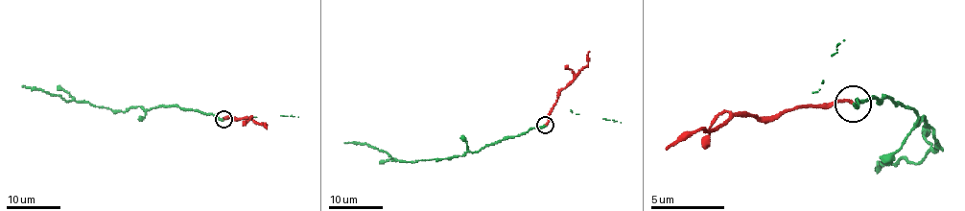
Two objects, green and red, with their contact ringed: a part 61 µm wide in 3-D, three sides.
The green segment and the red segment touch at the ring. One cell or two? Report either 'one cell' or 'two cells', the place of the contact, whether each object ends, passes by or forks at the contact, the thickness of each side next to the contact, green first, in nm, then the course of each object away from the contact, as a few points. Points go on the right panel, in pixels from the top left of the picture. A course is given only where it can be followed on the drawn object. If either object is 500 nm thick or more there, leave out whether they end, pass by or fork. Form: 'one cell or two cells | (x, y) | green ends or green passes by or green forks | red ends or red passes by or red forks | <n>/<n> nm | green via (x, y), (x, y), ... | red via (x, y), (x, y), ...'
two cells | (853, 104) | green ends | red ends | 240/220 nm | green via (852, 105), (886, 97), (913, 110), (917, 125), (925, 116), (940, 147), (876, 169) | red via (852, 105), (808, 105), (775, 113), (764, 120), (738, 111), (696, 134), (686, 134), (667, 151)

